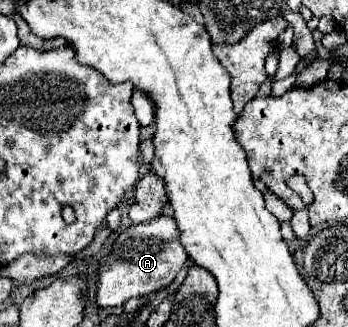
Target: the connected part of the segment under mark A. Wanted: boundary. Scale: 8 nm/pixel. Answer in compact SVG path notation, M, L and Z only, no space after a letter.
M161 215L145 225L133 225L115 239L109 257L99 265L95 303L97 307L113 307L123 305L123 301L131 297L147 297L157 293L173 283L185 261L187 251L181 247L173 217Z

